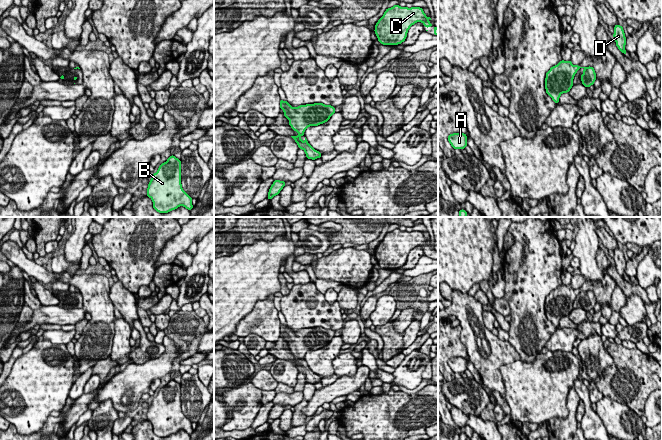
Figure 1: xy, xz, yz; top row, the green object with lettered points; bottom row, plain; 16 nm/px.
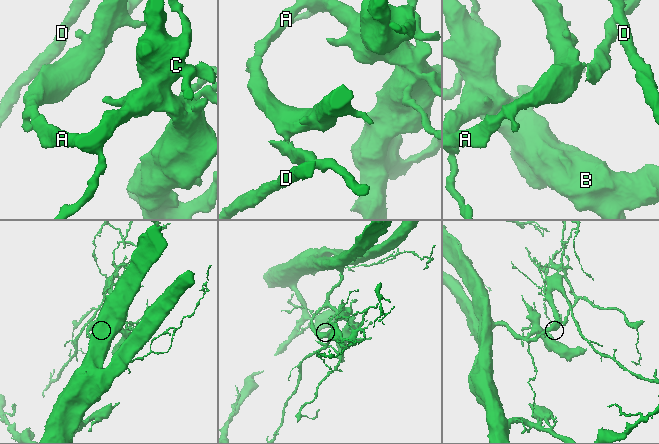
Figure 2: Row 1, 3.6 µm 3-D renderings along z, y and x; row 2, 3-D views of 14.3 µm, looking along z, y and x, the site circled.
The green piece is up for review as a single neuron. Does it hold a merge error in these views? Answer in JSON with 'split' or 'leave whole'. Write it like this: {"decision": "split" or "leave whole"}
{"decision": "split"}

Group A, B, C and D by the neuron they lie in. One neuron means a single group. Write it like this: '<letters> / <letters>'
A B C / D

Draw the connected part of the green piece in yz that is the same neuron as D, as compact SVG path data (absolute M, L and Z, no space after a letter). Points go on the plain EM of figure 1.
M619 248L614 250L614 258L613 261L615 262L616 270L618 273L627 279L627 276L625 274L625 269L626 269L626 261L625 257L623 254L623 251L620 250Z

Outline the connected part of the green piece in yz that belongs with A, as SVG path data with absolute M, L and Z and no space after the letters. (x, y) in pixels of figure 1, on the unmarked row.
M453 357L448 360L448 365L454 373L464 373L467 370L466 357Z

